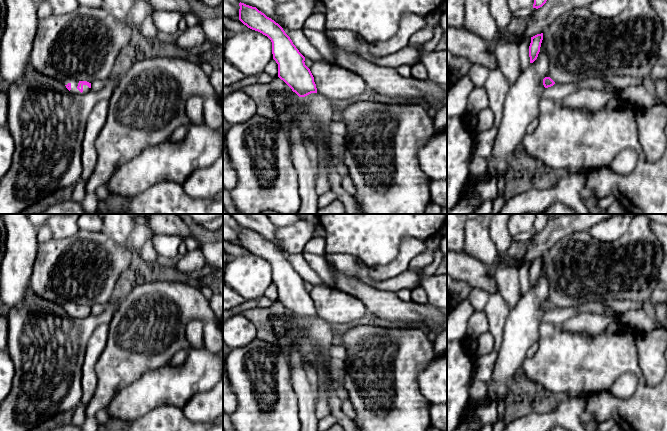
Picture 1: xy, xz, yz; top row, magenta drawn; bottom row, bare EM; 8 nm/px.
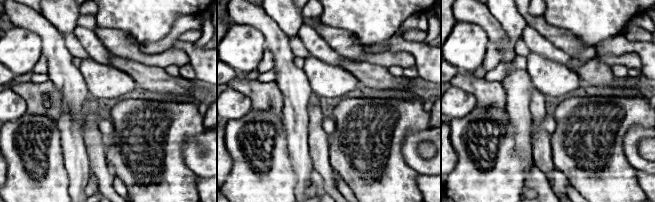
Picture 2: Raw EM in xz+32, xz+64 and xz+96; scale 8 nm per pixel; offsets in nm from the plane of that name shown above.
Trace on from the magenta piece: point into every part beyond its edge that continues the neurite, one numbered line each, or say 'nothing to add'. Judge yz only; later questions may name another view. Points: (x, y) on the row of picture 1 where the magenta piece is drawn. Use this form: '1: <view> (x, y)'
nothing to add

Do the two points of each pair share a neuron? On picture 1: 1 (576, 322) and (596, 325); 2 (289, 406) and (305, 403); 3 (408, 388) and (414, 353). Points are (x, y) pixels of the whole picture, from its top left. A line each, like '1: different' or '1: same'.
1: same
2: different
3: same

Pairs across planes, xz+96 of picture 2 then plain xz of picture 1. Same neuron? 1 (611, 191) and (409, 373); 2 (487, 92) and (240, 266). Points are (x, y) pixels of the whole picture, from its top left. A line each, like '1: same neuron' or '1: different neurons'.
1: same neuron
2: different neurons

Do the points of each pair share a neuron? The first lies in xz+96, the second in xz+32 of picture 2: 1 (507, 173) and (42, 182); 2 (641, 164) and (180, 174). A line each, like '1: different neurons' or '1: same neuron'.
1: same neuron
2: different neurons

